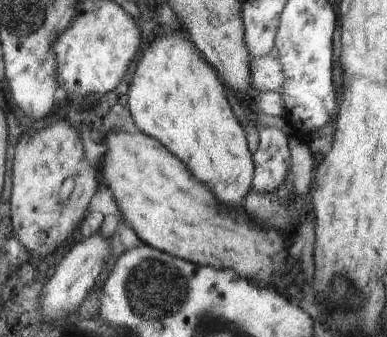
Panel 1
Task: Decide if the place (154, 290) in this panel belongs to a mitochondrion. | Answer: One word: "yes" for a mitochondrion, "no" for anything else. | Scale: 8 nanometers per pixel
yes

